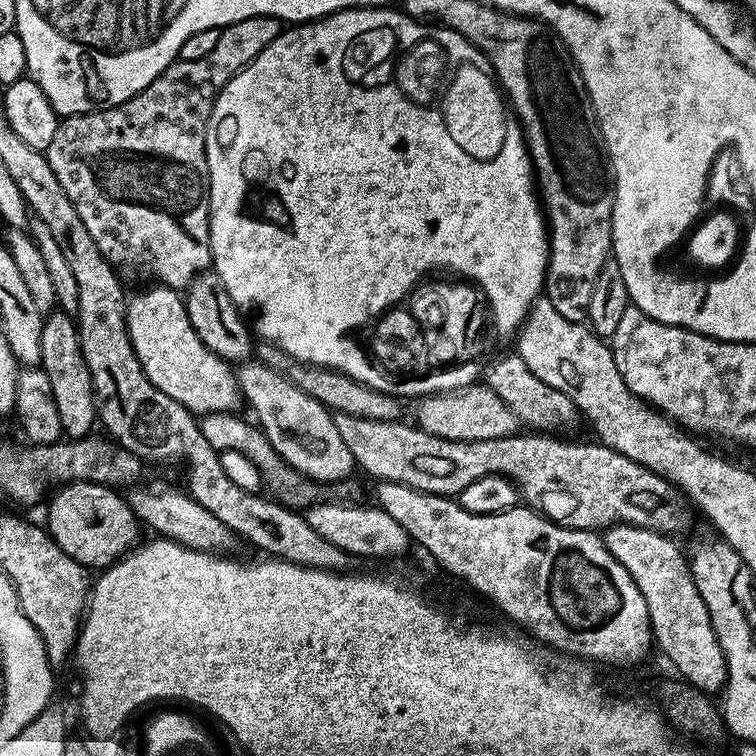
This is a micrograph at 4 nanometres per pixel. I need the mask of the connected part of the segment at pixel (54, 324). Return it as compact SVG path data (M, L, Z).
M57 310L45 317L42 330L42 356L40 364L50 378L50 386L53 387L54 400L58 405L58 416L62 420L65 435L69 439L85 439L98 418L96 396L93 394L89 367L82 358L77 325L66 312Z

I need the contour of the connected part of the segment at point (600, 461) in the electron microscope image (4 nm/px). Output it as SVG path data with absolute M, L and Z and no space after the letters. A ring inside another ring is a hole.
M344 413L337 415L335 419L338 434L342 434L350 454L356 459L357 469L365 468L370 475L376 476L377 481L405 484L416 492L428 493L432 498L452 498L480 478L503 476L511 480L528 506L564 528L597 531L606 530L614 524L628 524L672 536L688 522L688 512L682 504L681 493L668 480L599 442L562 442L553 435L537 432L517 432L506 438L462 442L438 438L411 423L408 425L397 421L372 421L370 418Z

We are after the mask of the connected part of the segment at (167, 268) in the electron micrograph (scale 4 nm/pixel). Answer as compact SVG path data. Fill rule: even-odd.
M255 16L254 18L242 18L242 22L227 24L220 29L220 37L214 45L214 50L206 54L206 58L197 60L181 60L179 58L172 61L170 67L150 86L143 88L134 98L113 103L110 108L102 108L95 112L81 112L78 116L69 116L60 120L58 130L54 134L54 142L50 142L47 150L47 158L50 162L50 170L62 182L62 190L74 202L74 210L78 210L78 218L82 218L82 223L86 225L86 230L90 230L90 238L98 242L98 250L113 266L129 264L132 268L141 268L144 272L149 272L153 276L157 285L174 288L177 290L187 289L188 285L197 276L207 273L212 268L212 251L210 250L210 186L208 185L208 163L206 162L206 134L208 133L208 119L212 113L212 107L216 101L216 95L238 75L243 68L262 54L274 38L278 38L282 31L282 22L277 16Z

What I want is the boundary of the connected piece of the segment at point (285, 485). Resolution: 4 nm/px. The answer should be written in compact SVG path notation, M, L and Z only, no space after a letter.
M214 412L201 415L198 423L203 436L206 438L206 442L210 442L210 446L214 446L216 452L238 451L254 462L260 471L267 491L271 493L275 499L279 500L281 504L285 504L285 506L293 510L302 510L308 505L311 506L317 503L318 496L316 496L315 492L304 486L306 485L304 474L292 469L284 462L274 450L274 446L270 446L270 442L266 438L263 430L253 423L251 419L248 420L243 420L240 414Z

